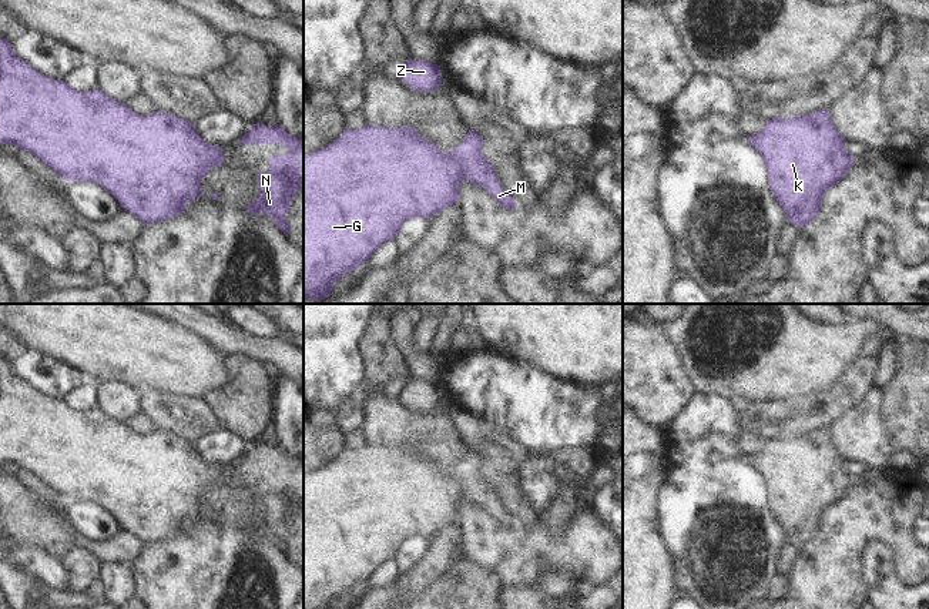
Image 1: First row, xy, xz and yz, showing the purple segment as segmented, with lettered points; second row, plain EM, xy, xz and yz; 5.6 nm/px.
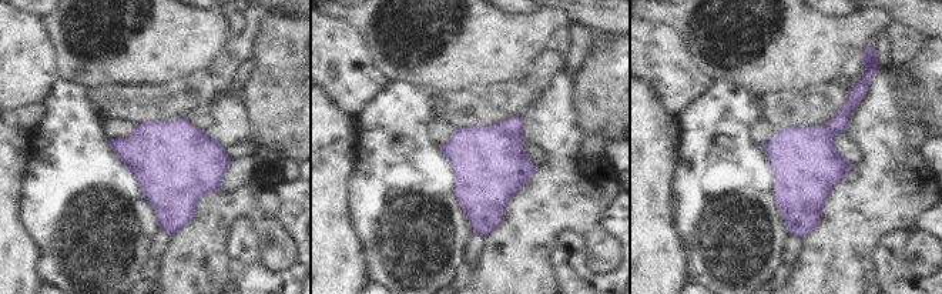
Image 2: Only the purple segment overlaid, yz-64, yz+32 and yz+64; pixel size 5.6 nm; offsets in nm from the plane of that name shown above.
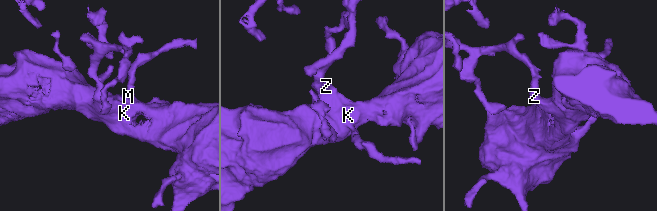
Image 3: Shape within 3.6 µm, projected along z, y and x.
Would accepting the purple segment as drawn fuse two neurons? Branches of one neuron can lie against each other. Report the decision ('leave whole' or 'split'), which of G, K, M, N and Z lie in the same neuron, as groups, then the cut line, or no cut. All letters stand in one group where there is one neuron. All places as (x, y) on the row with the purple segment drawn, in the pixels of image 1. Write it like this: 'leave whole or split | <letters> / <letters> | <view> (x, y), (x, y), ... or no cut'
leave whole | G K M N Z | no cut

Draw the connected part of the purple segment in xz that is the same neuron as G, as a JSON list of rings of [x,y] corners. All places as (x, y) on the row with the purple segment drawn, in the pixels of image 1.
[[[366,124],[360,130],[343,130],[342,135],[332,144],[322,150],[316,150],[308,155],[303,155],[303,300],[309,298],[313,301],[322,301],[332,295],[332,288],[339,282],[346,274],[362,267],[369,261],[372,254],[386,241],[395,240],[402,228],[402,225],[410,218],[432,218],[442,210],[456,204],[460,197],[460,184],[467,180],[474,185],[482,187],[487,191],[500,205],[513,210],[517,207],[514,198],[506,193],[500,185],[494,168],[487,157],[482,154],[484,140],[470,130],[463,141],[453,148],[450,153],[442,153],[436,144],[425,140],[412,126],[403,128],[390,128],[386,126],[370,126]]]

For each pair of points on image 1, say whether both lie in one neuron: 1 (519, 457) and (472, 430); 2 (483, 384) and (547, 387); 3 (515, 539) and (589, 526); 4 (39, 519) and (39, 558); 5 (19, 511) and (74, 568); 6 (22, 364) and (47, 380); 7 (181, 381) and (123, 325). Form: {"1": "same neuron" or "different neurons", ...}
{"1": "same neuron", "2": "same neuron", "3": "same neuron", "4": "different neurons", "5": "different neurons", "6": "same neuron", "7": "same neuron"}

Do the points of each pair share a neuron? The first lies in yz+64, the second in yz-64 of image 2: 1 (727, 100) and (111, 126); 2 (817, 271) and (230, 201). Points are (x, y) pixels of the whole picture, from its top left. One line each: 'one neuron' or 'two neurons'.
1: two neurons
2: one neuron

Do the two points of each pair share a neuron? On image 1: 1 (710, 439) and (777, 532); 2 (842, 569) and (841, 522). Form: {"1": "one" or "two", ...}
{"1": "one", "2": "one"}

